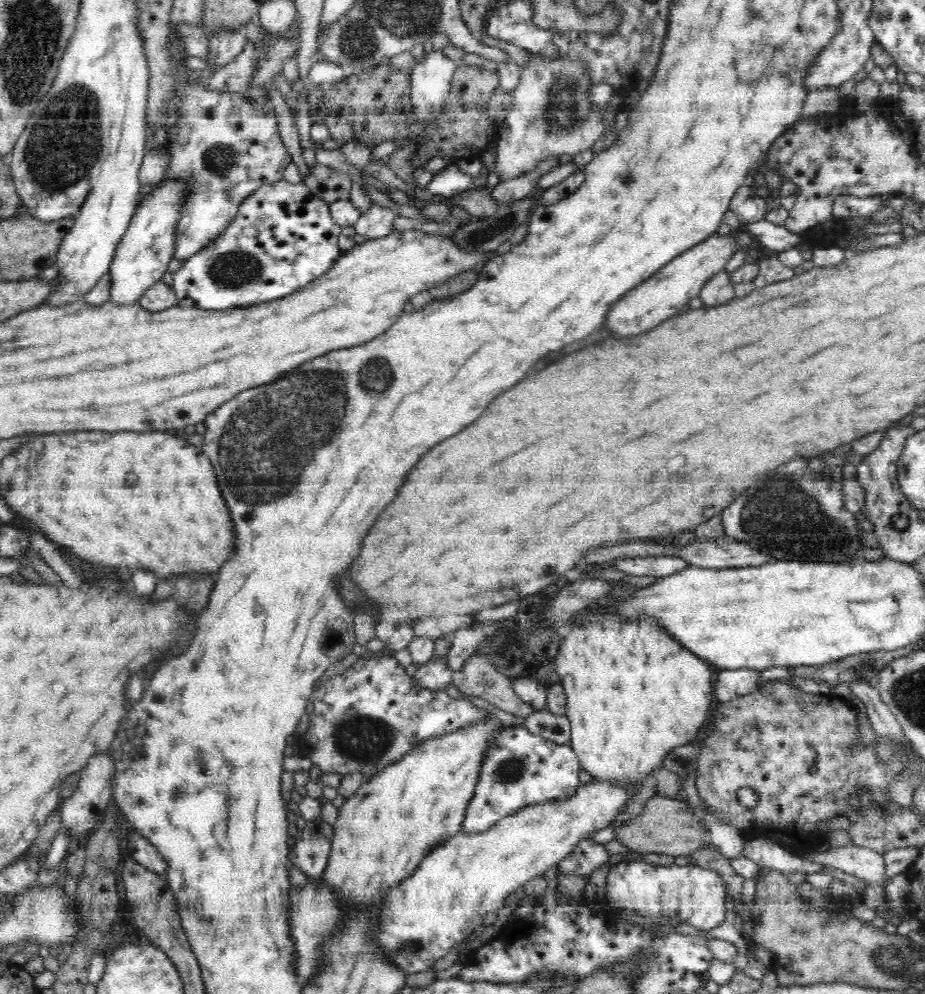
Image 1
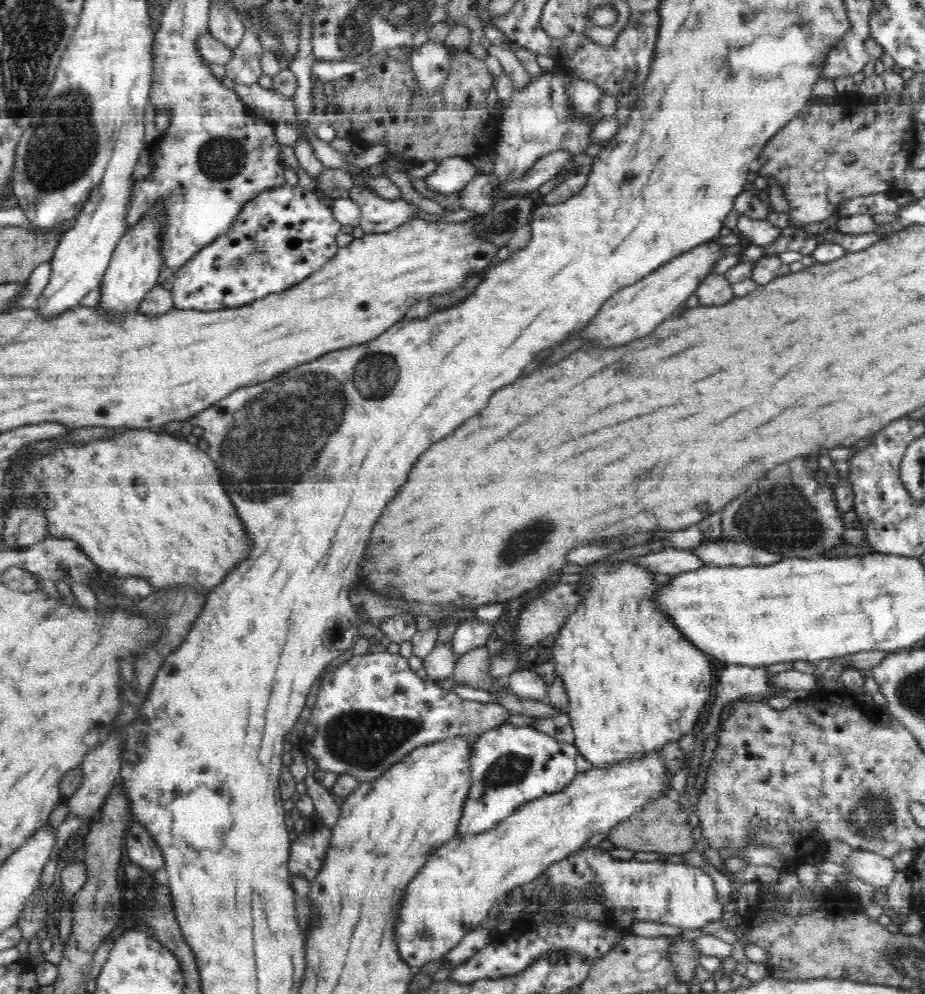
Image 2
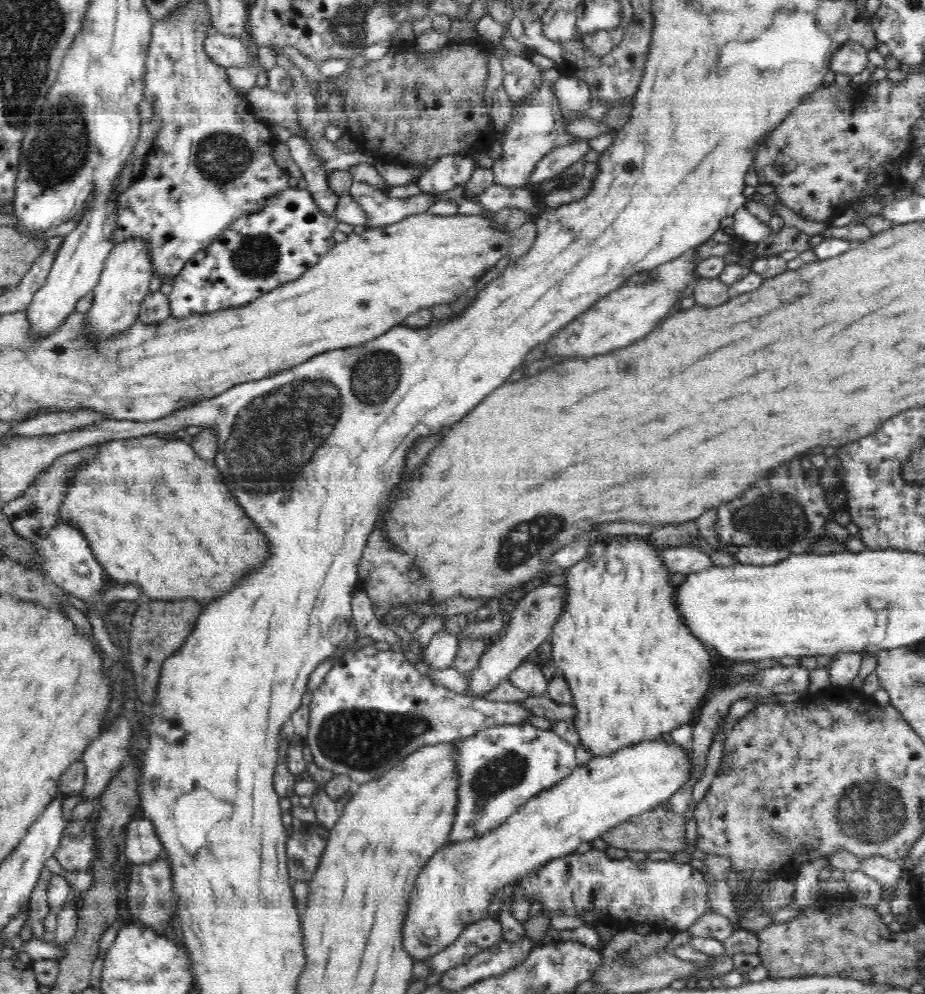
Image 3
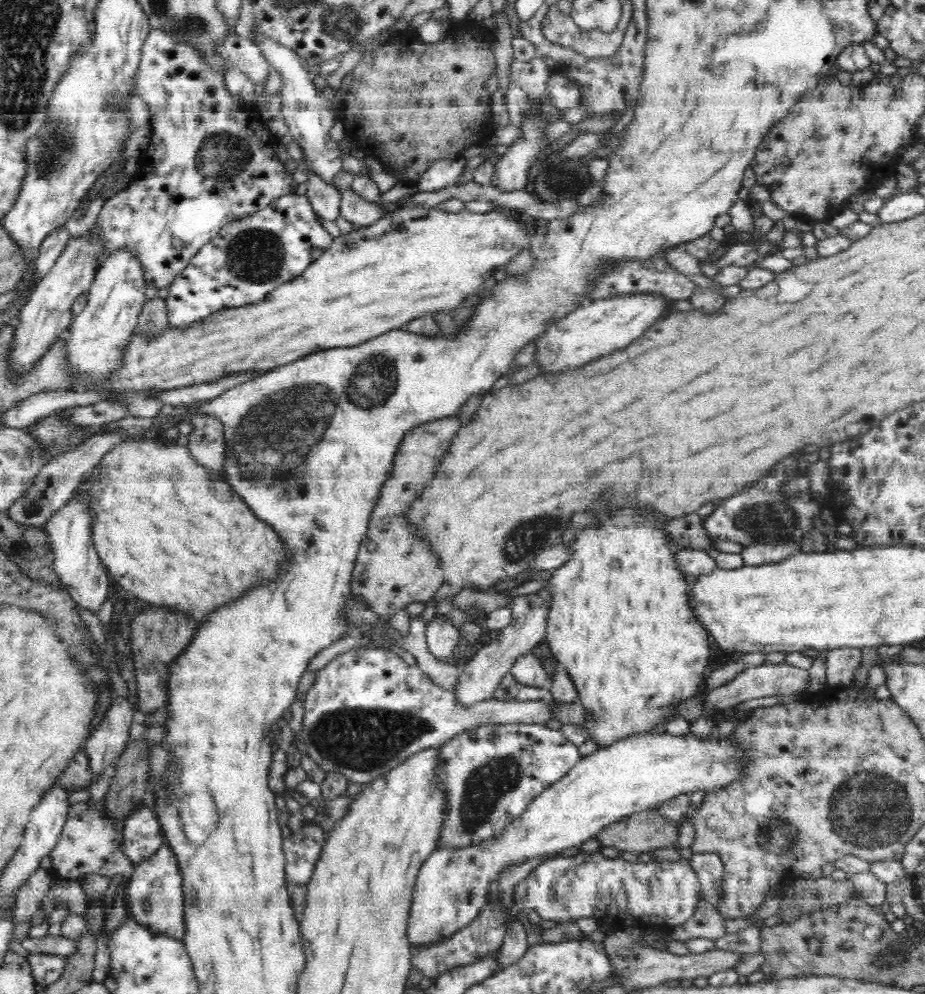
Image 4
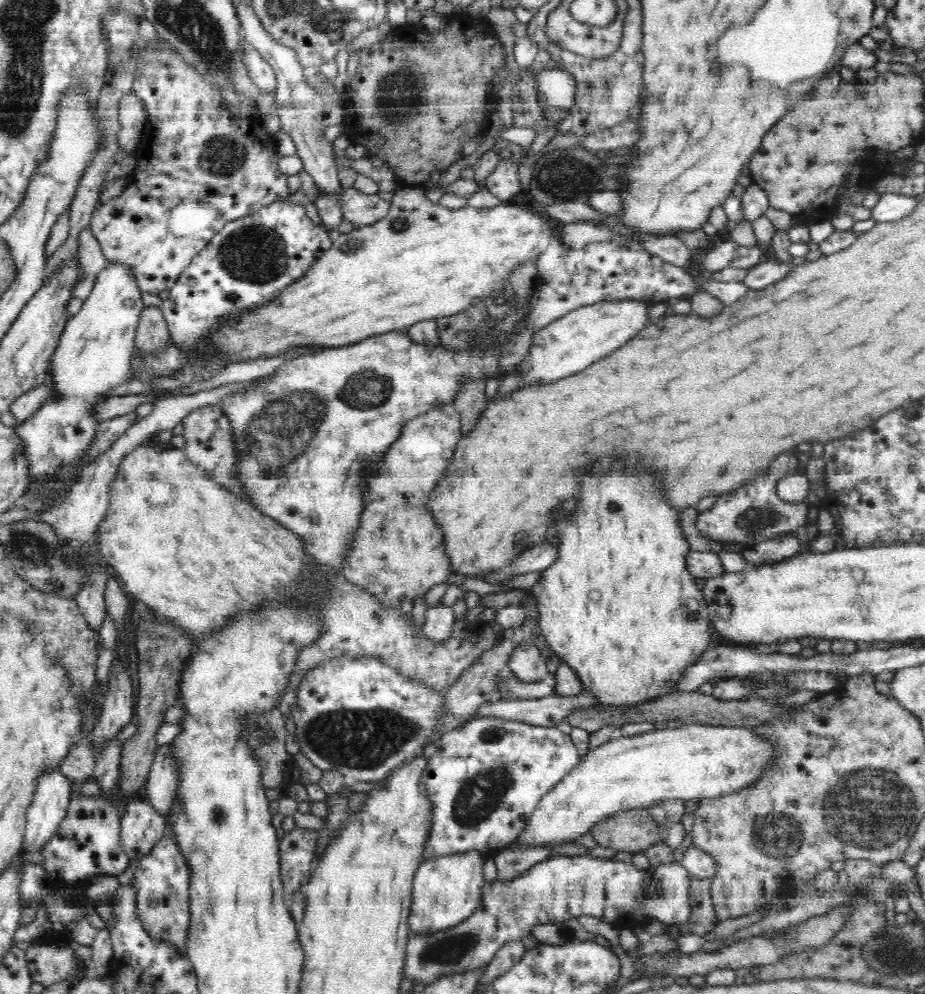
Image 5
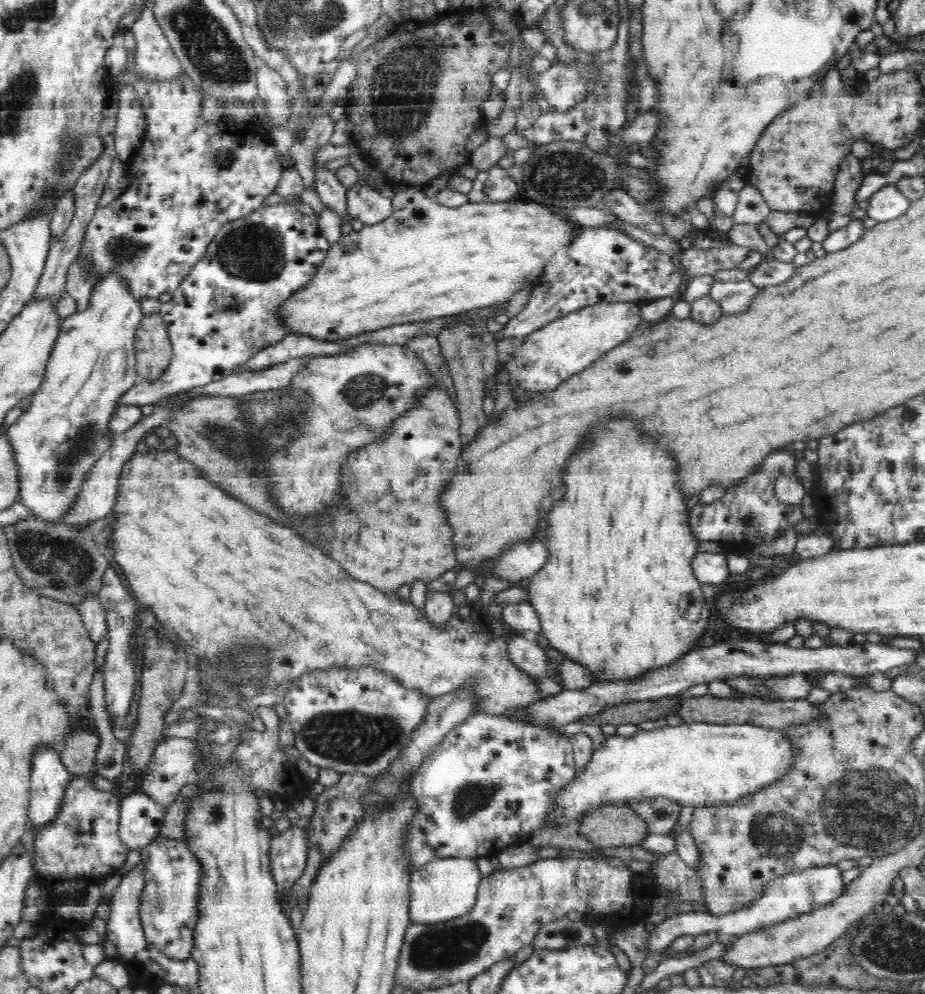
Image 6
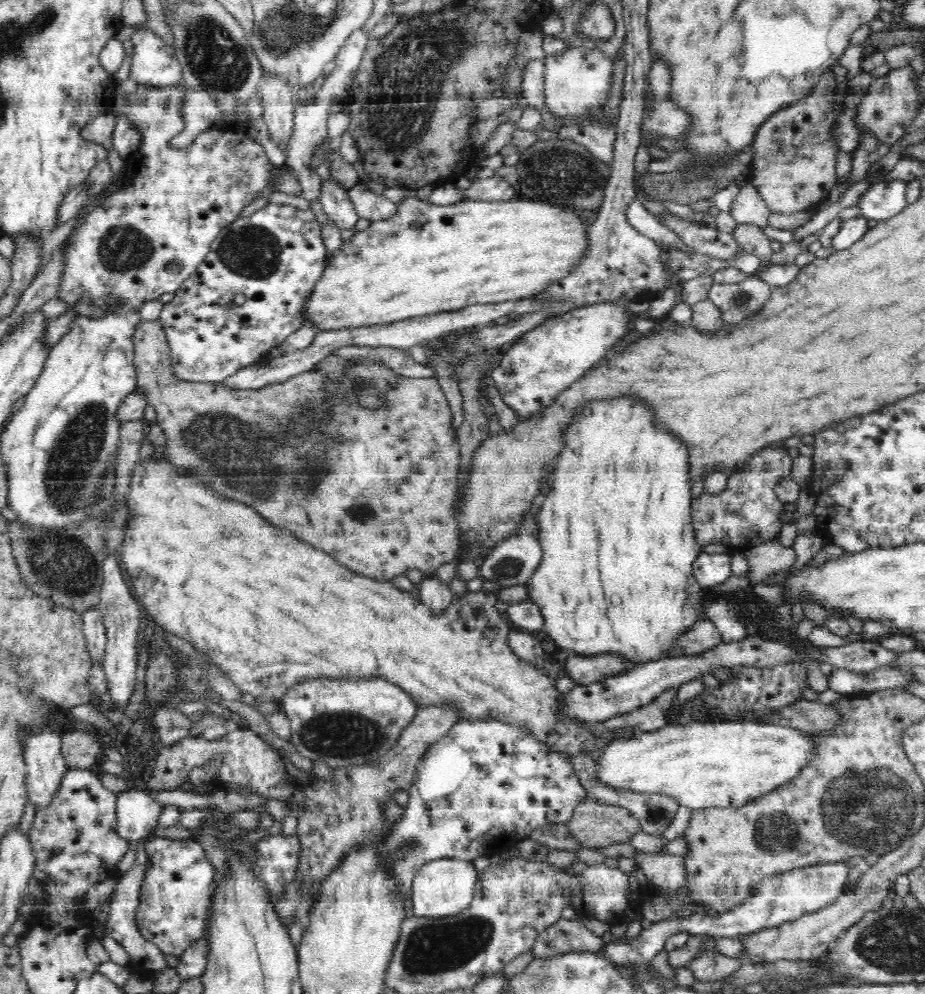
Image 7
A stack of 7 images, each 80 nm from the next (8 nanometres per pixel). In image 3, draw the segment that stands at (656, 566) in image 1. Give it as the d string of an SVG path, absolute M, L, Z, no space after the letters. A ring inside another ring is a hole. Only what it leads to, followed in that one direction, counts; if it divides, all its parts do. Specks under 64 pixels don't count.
M688 544L667 547L660 552L660 555L665 566L672 573L690 575L714 567L712 559L706 553Z

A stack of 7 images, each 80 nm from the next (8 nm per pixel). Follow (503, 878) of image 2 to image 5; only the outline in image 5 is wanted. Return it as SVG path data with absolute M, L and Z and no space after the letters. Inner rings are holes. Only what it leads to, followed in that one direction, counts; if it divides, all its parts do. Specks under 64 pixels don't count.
M683 724L679 728L658 728L629 737L612 737L600 746L591 749L586 758L581 760L556 786L552 786L540 802L533 808L532 814L525 820L524 827L517 835L520 842L530 846L548 846L570 842L570 838L578 838L586 832L620 812L632 809L645 809L661 800L684 800L690 802L697 798L716 798L729 794L749 785L760 773L765 771L773 757L769 742L757 738L749 728L745 727L713 727L701 724ZM478 850L434 855L420 863L412 883L410 932L424 937L425 934L454 929L455 926L467 921L482 902L484 886L482 866L484 858L480 858Z

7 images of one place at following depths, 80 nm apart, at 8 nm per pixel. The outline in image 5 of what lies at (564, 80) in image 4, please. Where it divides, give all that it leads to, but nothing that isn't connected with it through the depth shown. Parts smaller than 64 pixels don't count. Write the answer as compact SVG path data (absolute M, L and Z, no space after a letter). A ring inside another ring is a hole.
M553 66L536 74L535 81L546 104L566 111L575 103L577 83L570 73Z

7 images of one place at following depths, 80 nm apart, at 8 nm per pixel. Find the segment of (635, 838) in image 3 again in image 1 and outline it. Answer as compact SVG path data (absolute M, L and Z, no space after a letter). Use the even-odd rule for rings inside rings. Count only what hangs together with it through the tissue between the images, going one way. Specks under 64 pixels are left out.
M654 797L646 801L637 817L615 826L614 838L630 851L643 854L667 854L668 856L690 856L702 848L702 834L706 828L694 818L688 803L676 798Z

